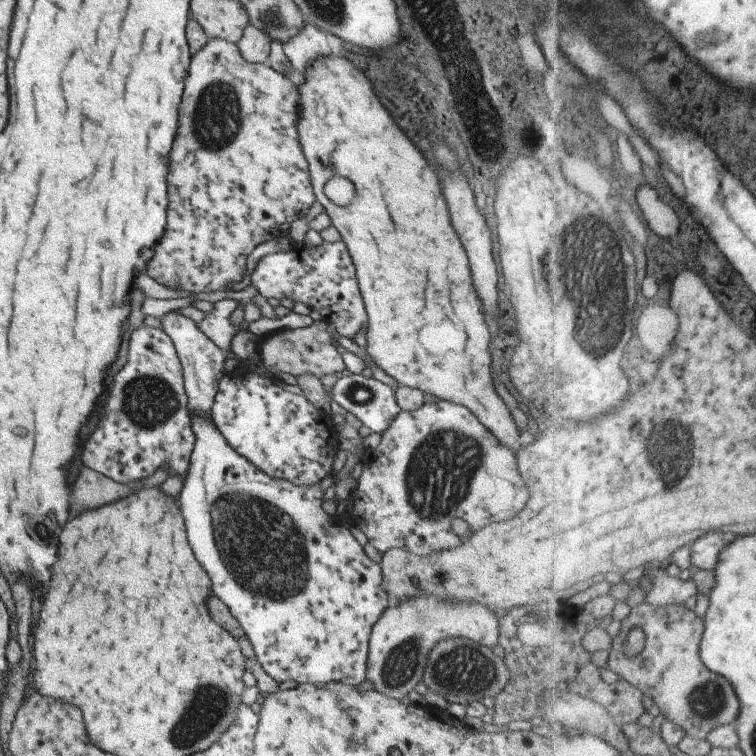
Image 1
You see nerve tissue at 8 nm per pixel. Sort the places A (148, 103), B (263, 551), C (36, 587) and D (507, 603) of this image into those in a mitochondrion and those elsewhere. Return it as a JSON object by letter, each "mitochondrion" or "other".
{"A":"other","B":"mitochondrion","C":"other","D":"other"}

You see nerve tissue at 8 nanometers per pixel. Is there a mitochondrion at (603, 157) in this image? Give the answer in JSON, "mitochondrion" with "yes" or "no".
{"mitochondrion":"no"}

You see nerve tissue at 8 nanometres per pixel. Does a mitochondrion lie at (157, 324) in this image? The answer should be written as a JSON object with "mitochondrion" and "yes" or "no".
{"mitochondrion":"no"}

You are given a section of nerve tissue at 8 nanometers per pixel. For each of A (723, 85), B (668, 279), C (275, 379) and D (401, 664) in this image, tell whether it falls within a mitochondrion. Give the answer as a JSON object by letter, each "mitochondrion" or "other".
{"A":"other","B":"other","C":"other","D":"mitochondrion"}

